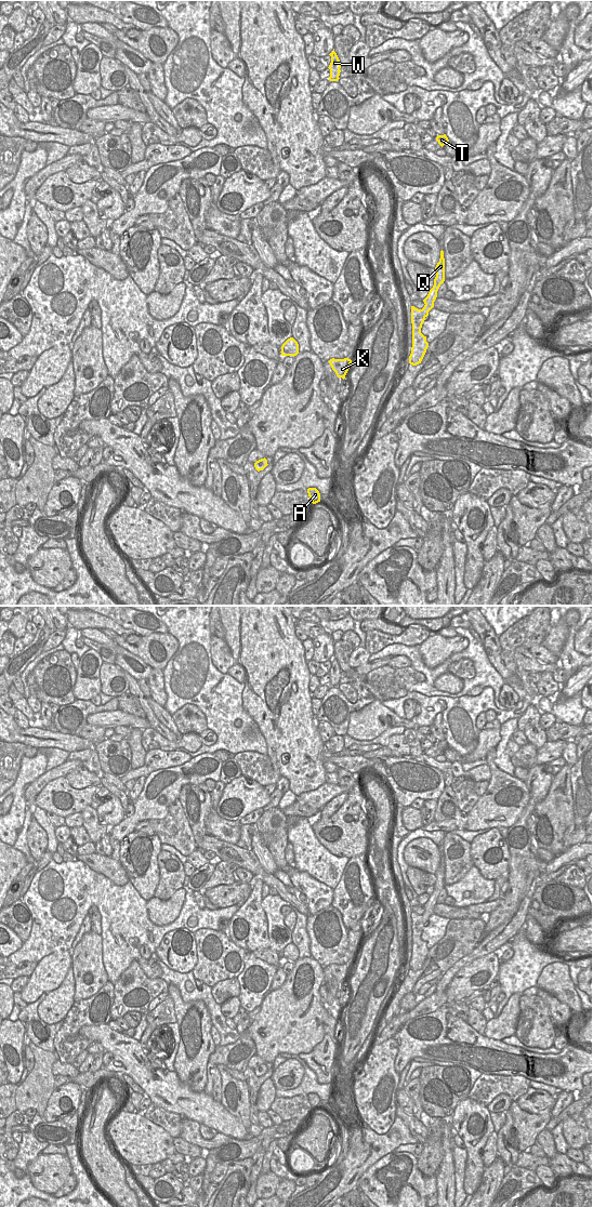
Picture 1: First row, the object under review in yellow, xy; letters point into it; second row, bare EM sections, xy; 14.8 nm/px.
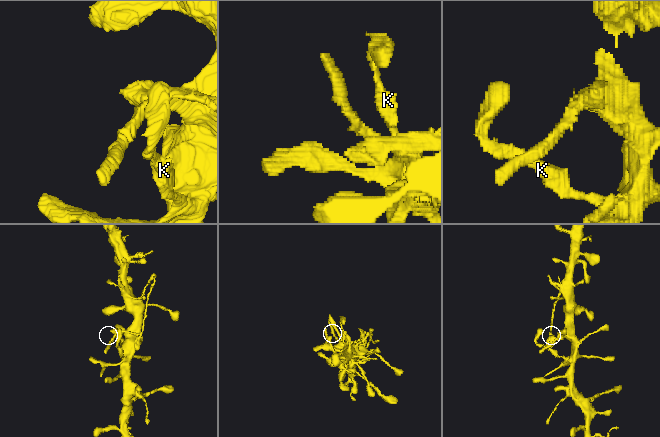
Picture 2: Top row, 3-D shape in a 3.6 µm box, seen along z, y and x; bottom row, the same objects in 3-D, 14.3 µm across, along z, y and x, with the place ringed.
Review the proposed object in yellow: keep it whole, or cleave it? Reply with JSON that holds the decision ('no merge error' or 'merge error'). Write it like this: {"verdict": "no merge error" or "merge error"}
{"verdict": "merge error"}

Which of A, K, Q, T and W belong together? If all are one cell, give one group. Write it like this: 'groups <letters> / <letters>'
groups A K T W / Q

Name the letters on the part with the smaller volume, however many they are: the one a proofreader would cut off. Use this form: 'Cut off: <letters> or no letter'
Cut off: Q

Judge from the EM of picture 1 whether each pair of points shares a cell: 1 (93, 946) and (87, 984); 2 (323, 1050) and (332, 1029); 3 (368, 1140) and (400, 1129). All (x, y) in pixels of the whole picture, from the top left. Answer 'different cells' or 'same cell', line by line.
1: same cell
2: different cells
3: same cell

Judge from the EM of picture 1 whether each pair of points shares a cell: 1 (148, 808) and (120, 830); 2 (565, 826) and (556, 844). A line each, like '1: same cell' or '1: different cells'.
1: same cell
2: same cell

